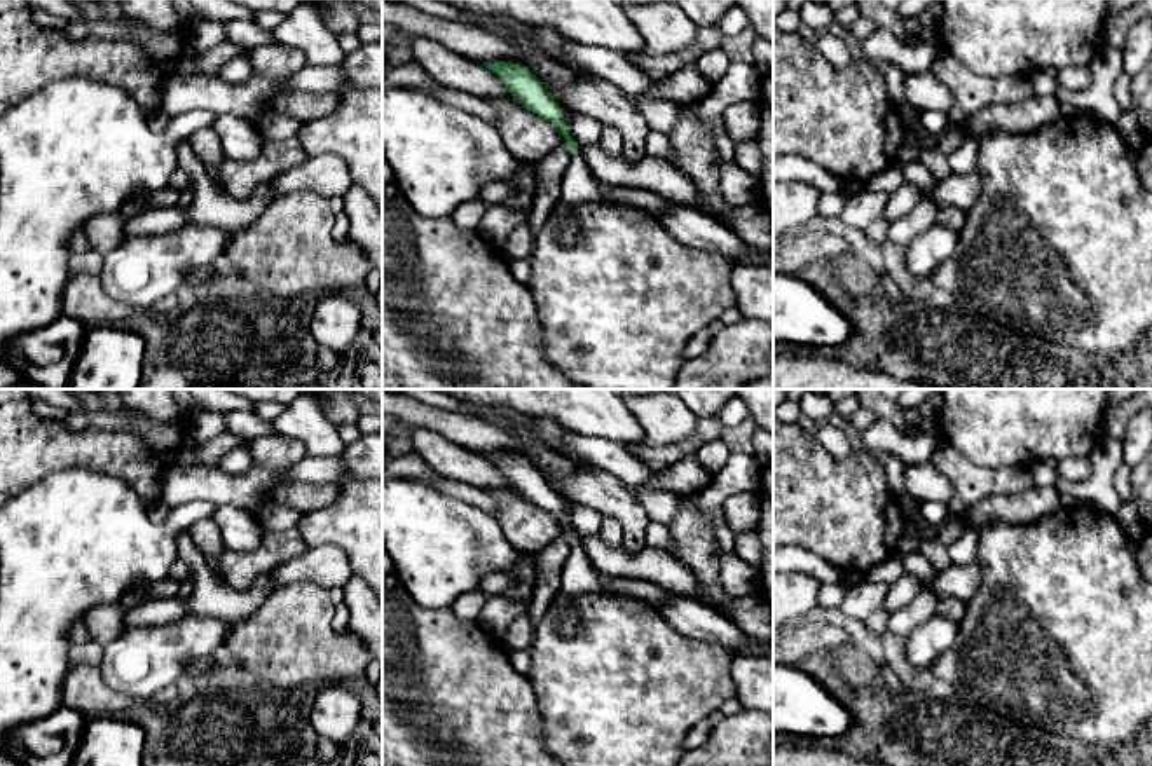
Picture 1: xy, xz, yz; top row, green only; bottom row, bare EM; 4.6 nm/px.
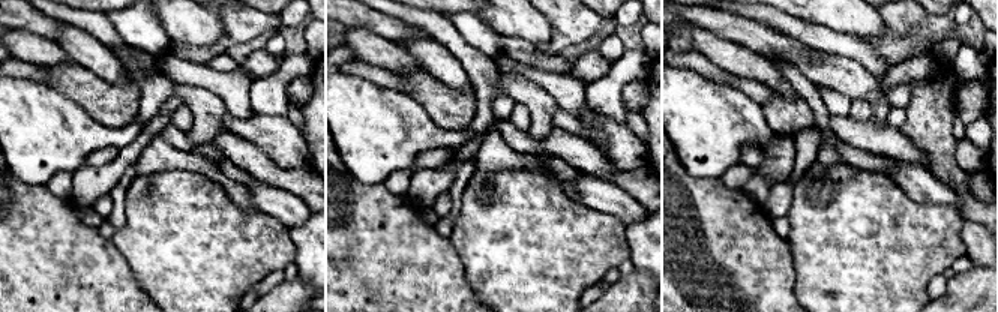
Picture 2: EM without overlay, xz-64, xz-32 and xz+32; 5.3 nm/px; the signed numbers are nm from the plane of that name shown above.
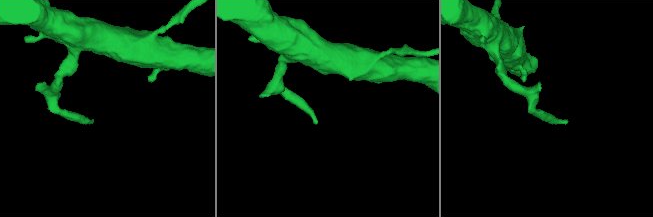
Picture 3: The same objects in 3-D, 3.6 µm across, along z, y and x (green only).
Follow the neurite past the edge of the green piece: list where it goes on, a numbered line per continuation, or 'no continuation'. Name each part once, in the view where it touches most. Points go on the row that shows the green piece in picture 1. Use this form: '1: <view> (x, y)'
1: xz (578, 185)

